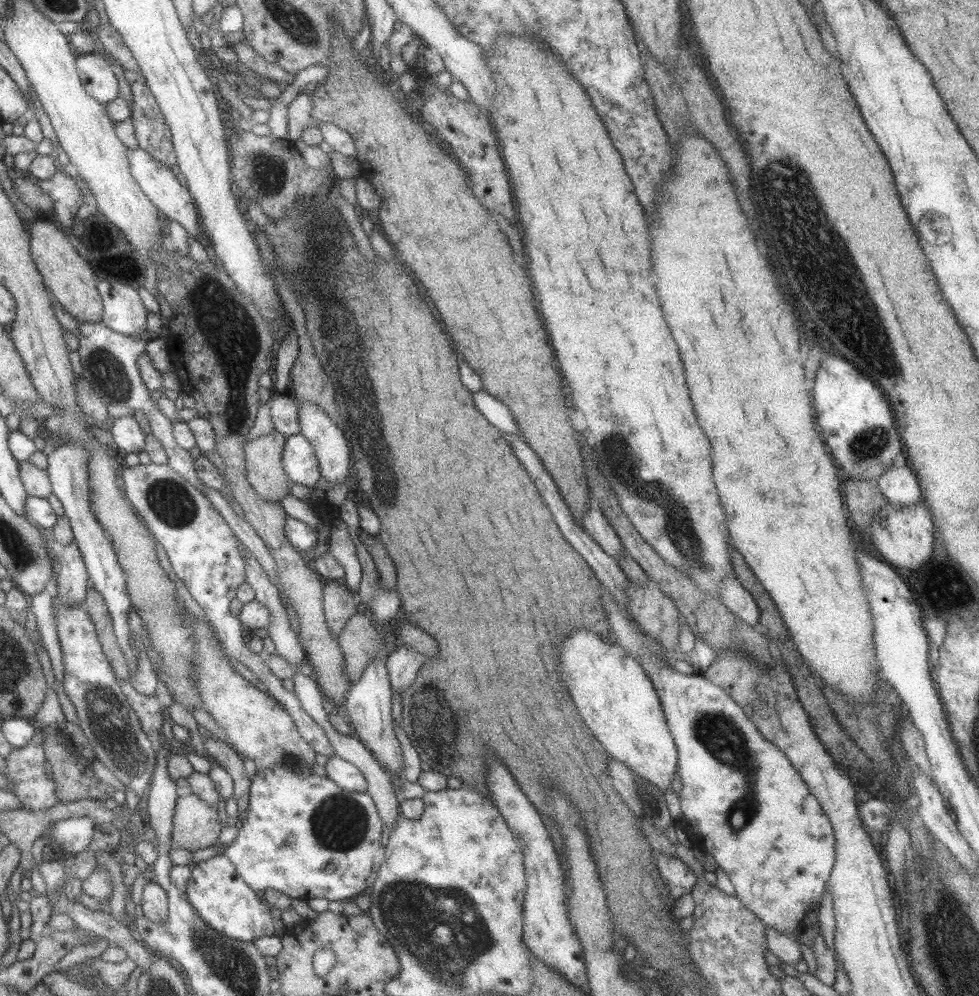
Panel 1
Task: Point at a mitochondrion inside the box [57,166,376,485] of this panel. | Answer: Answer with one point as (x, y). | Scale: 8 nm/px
(317, 246)

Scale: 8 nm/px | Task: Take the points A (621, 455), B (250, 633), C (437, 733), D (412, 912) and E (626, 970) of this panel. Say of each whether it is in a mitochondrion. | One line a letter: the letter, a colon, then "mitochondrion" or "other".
A: mitochondrion
B: other
C: mitochondrion
D: mitochondrion
E: other

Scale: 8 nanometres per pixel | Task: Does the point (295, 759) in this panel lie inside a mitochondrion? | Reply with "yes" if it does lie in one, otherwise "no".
yes

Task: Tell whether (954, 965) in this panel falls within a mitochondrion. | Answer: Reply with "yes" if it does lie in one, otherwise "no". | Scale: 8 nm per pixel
yes

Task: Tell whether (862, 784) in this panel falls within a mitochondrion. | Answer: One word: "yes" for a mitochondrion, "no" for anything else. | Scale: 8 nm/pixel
no

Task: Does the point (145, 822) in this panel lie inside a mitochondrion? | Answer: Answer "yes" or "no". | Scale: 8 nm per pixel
no

